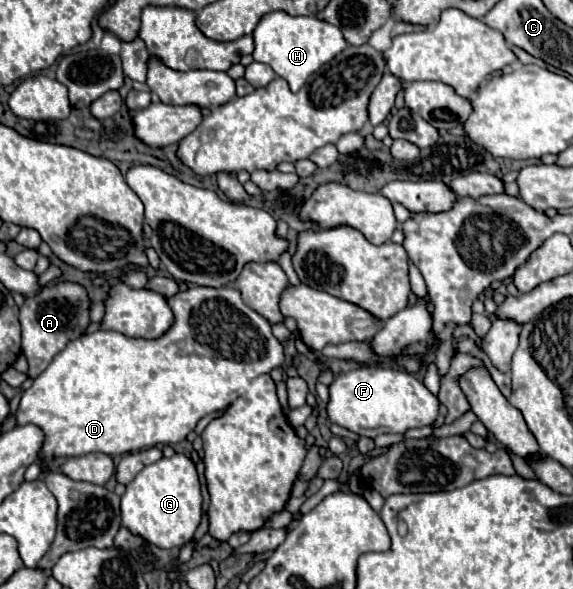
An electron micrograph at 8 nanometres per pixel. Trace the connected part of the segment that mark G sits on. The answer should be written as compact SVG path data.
M176 453L174 457L162 457L156 463L146 465L132 483L126 485L126 493L122 495L122 525L130 529L136 535L142 535L150 545L172 549L182 547L194 537L194 531L200 523L202 513L202 493L200 493L200 481L194 463L186 457Z

